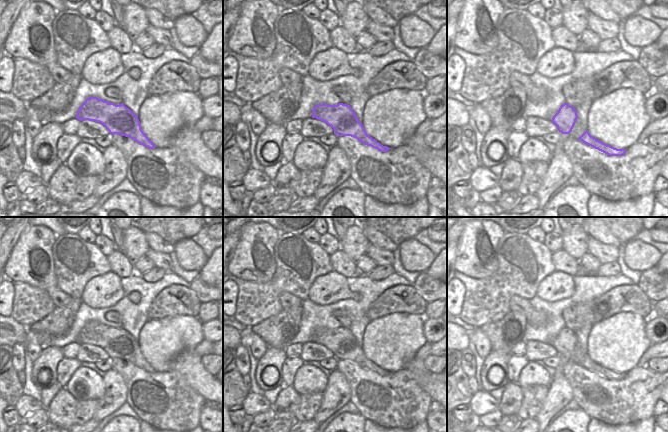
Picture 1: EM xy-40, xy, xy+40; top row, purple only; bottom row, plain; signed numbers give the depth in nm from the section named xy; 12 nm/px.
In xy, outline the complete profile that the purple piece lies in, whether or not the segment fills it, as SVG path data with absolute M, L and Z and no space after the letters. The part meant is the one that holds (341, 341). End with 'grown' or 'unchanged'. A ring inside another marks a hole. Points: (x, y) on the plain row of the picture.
M339 327L337 329L318 328L312 334L312 342L327 347L338 360L351 360L364 369L371 370L381 376L389 372L381 369L370 361L350 329Z | unchanged

